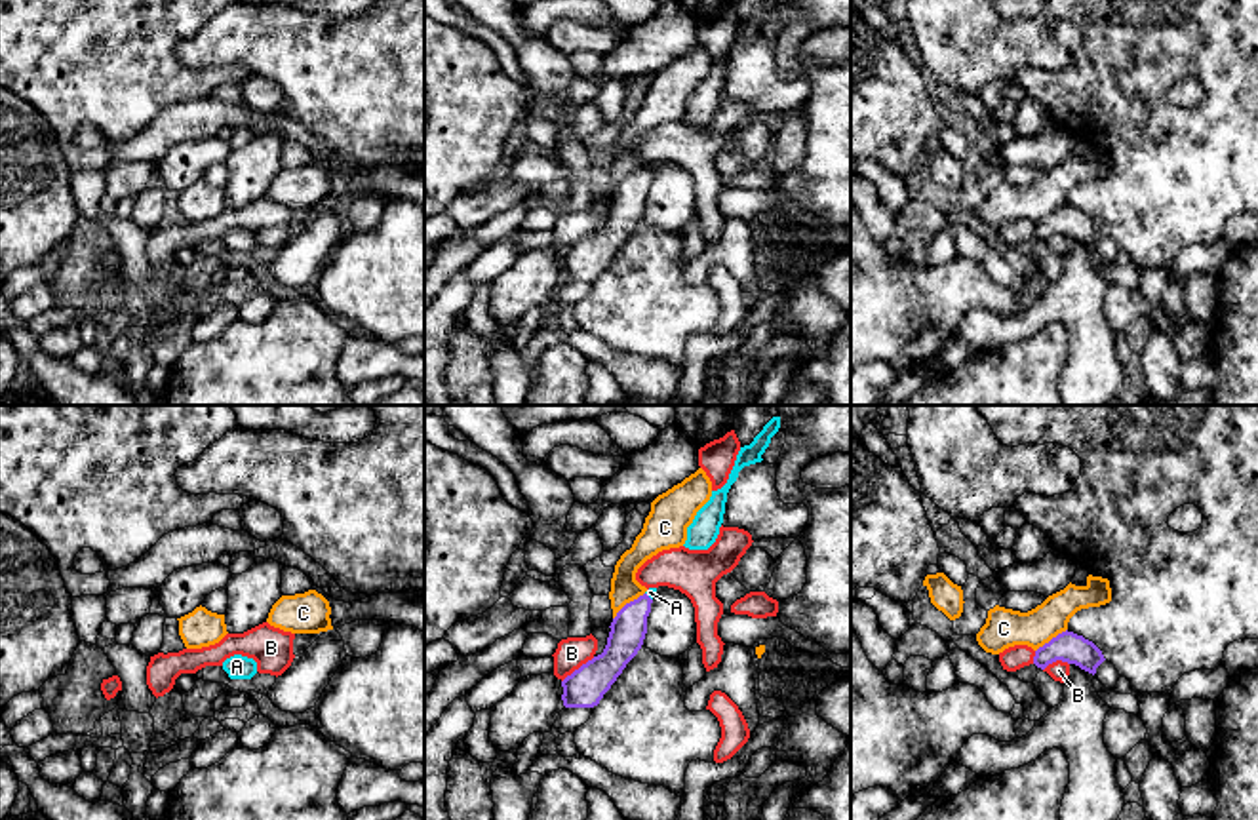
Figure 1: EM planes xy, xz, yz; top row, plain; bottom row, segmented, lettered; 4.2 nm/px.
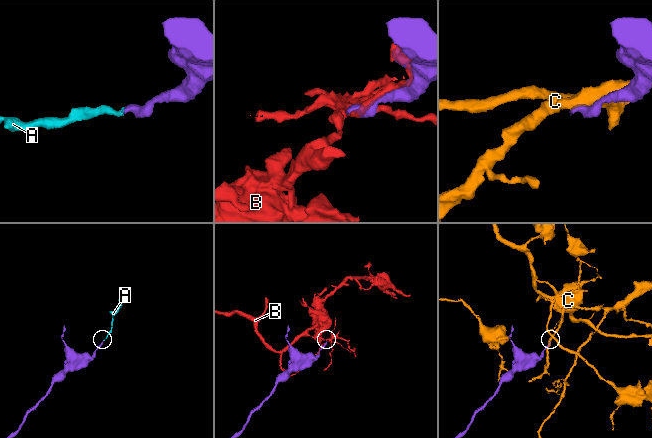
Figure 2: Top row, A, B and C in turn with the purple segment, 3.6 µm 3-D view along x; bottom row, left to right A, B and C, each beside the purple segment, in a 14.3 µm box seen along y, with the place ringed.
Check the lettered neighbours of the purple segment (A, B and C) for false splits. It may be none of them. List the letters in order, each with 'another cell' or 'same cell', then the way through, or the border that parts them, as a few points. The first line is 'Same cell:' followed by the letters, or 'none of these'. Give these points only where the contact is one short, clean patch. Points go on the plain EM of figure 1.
Same cell: A
A: same cell | across xz (628, 202), (648, 170), (649, 166)
B: another cell
C: another cell | along xz (644, 166), (630, 174), (613, 193)

